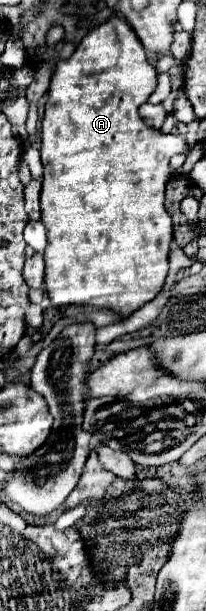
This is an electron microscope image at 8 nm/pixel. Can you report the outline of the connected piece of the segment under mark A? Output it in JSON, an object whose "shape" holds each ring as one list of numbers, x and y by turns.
{"shape":[[111,16,105,24,91,30,85,40,77,46,73,56,69,60,61,60,57,64,57,70,51,78,49,86,49,100,45,108,45,118,41,124,41,160,43,160,43,188,41,188,41,222,47,230,47,248,45,248,45,290,51,298,51,304,55,308,65,306,97,306,97,308,109,308,119,318,129,318,135,310,151,302,165,284,167,272,169,272,169,248,173,242,173,220,163,204,165,200,165,186,171,178,169,158,173,154,189,154,189,144,181,134,163,134,159,130,147,128,143,118,139,116,139,106,147,102,151,92,157,86,157,72,149,64,143,46,139,44,139,38,131,30,131,26,125,24,123,18]]}

